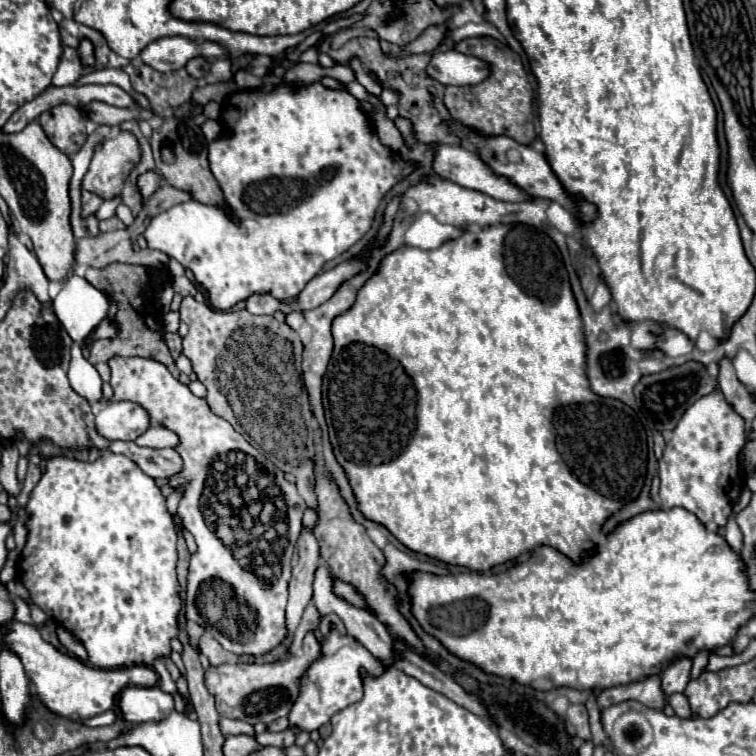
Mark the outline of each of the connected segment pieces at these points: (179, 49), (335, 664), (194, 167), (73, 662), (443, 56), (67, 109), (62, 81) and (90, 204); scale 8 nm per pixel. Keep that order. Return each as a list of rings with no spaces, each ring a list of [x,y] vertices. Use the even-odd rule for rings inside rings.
[[[166,37],[146,45],[140,51],[140,59],[152,69],[160,73],[168,73],[168,71],[182,69],[186,65],[186,59],[190,59],[194,51],[202,51],[202,55],[210,55],[210,59],[218,59],[220,55],[226,53],[222,51],[222,47],[218,47],[218,43],[194,43],[188,39]]]
[[[332,629],[330,635],[322,643],[322,657],[306,671],[306,675],[302,679],[302,695],[298,695],[294,707],[288,715],[290,725],[296,725],[300,731],[312,733],[312,731],[320,729],[324,723],[328,723],[336,711],[362,699],[364,687],[362,687],[360,667],[364,667],[370,675],[380,675],[386,669],[354,637],[350,637],[350,635],[342,637],[336,629]]]
[[[178,117],[164,119],[162,127],[152,133],[150,143],[152,143],[154,159],[156,159],[156,169],[158,169],[160,175],[166,179],[166,183],[170,183],[172,187],[176,187],[176,189],[180,189],[180,191],[190,193],[190,197],[192,197],[194,201],[204,203],[204,205],[222,207],[222,209],[230,215],[230,209],[228,209],[226,199],[224,199],[224,195],[222,195],[222,189],[218,187],[218,181],[214,179],[210,167],[208,167],[208,141],[204,139],[200,127],[198,127],[192,119],[178,119]],[[162,147],[172,147],[172,149],[174,149],[176,161],[174,161],[172,165],[162,163],[162,159],[160,159],[160,149],[162,149]]]
[[[18,621],[14,627],[10,627],[10,631],[6,631],[6,645],[12,651],[18,651],[18,657],[22,659],[26,673],[34,685],[34,693],[42,695],[42,703],[46,703],[46,707],[50,707],[54,713],[72,719],[86,719],[112,709],[124,687],[154,687],[158,681],[154,669],[146,665],[124,669],[90,667],[72,655],[60,653],[54,645],[40,637],[40,631],[36,627]]]
[[[456,49],[434,53],[428,75],[442,85],[476,85],[490,75],[490,65],[474,55],[464,55]]]
[[[58,105],[38,117],[46,137],[66,155],[74,155],[86,141],[86,115],[78,107]]]
[[[64,47],[64,53],[62,53],[62,59],[60,59],[60,65],[58,65],[58,71],[54,75],[54,85],[56,87],[62,87],[62,85],[76,85],[76,81],[90,73],[92,67],[84,65],[78,51],[72,49],[72,47]]]
[[[84,191],[82,193],[82,217],[88,217],[90,213],[96,213],[102,201],[104,201],[102,197],[98,197],[98,195],[90,193],[90,191]]]

